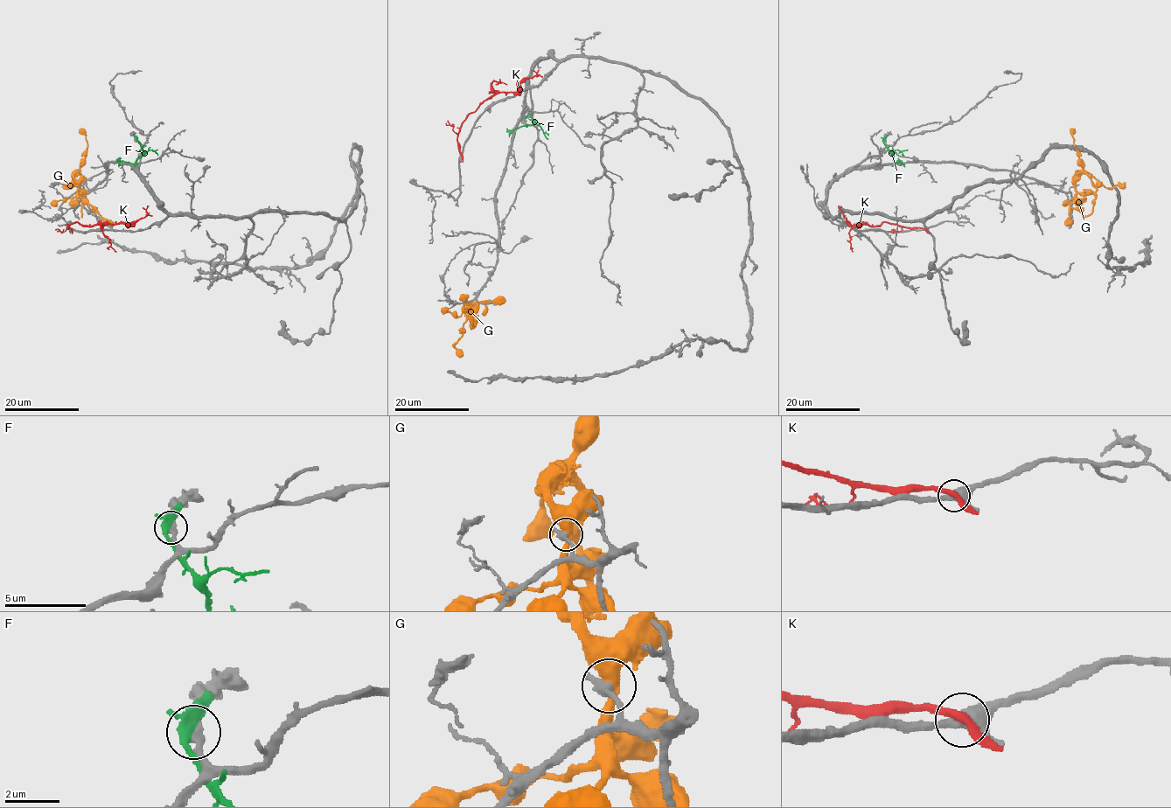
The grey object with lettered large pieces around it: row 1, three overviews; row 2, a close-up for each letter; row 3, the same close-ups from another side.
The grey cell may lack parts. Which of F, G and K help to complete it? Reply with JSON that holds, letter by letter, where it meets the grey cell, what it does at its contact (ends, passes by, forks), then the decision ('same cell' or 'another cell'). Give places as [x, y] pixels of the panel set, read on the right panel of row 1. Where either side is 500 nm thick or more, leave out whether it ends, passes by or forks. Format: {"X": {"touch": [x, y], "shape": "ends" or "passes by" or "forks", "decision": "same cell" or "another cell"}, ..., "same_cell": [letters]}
{"F": {"touch": [884, 140], "shape": "passes by", "decision": "another cell"}, "G": {"touch": [1075, 186], "shape": "passes by", "decision": "another cell"}, "K": {"touch": [924, 229], "shape": "passes by", "decision": "another cell"}, "same_cell": []}

